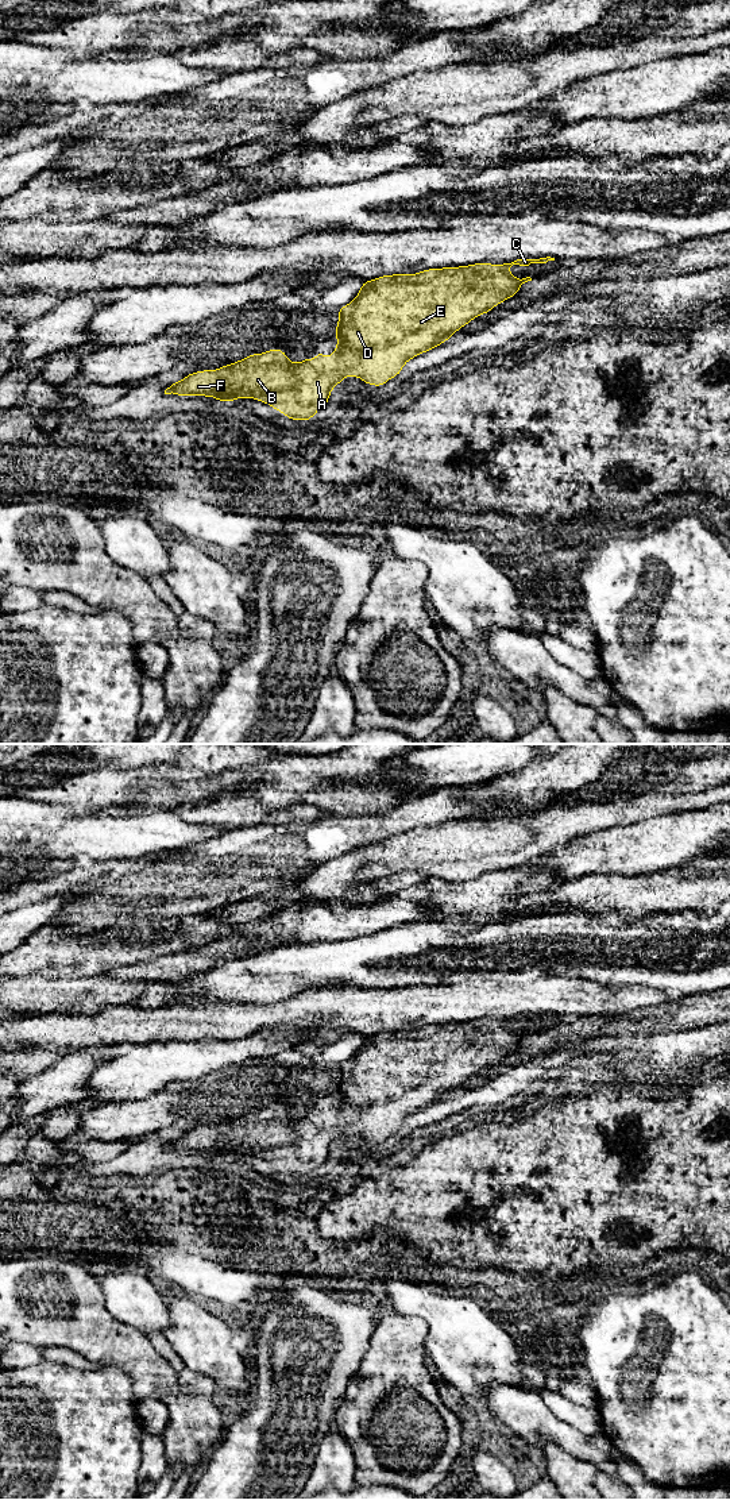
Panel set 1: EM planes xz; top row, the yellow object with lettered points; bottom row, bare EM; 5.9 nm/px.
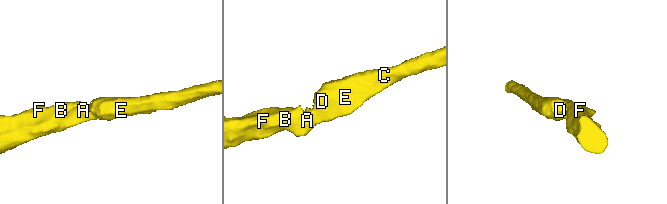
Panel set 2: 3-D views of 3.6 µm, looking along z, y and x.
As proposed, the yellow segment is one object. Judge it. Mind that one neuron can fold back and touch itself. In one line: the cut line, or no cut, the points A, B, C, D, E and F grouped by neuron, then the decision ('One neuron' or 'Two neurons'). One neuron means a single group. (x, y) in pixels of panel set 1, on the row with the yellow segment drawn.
No split. Groups: A B C D E F. One neuron

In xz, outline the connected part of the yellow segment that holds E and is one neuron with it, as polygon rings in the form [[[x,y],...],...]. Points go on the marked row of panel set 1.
[[[518,258],[503,265],[482,262],[428,269],[417,274],[382,275],[366,281],[358,296],[337,311],[339,323],[335,331],[337,346],[328,359],[318,350],[314,360],[306,358],[293,363],[283,350],[273,348],[212,371],[188,374],[184,379],[171,383],[165,394],[205,396],[224,402],[254,398],[271,405],[287,419],[305,423],[327,405],[335,385],[340,385],[344,377],[359,377],[364,383],[382,386],[397,377],[408,360],[449,340],[453,332],[471,320],[515,296],[521,285],[532,278],[515,278],[507,270],[509,266],[529,266],[548,261],[555,258]]]

